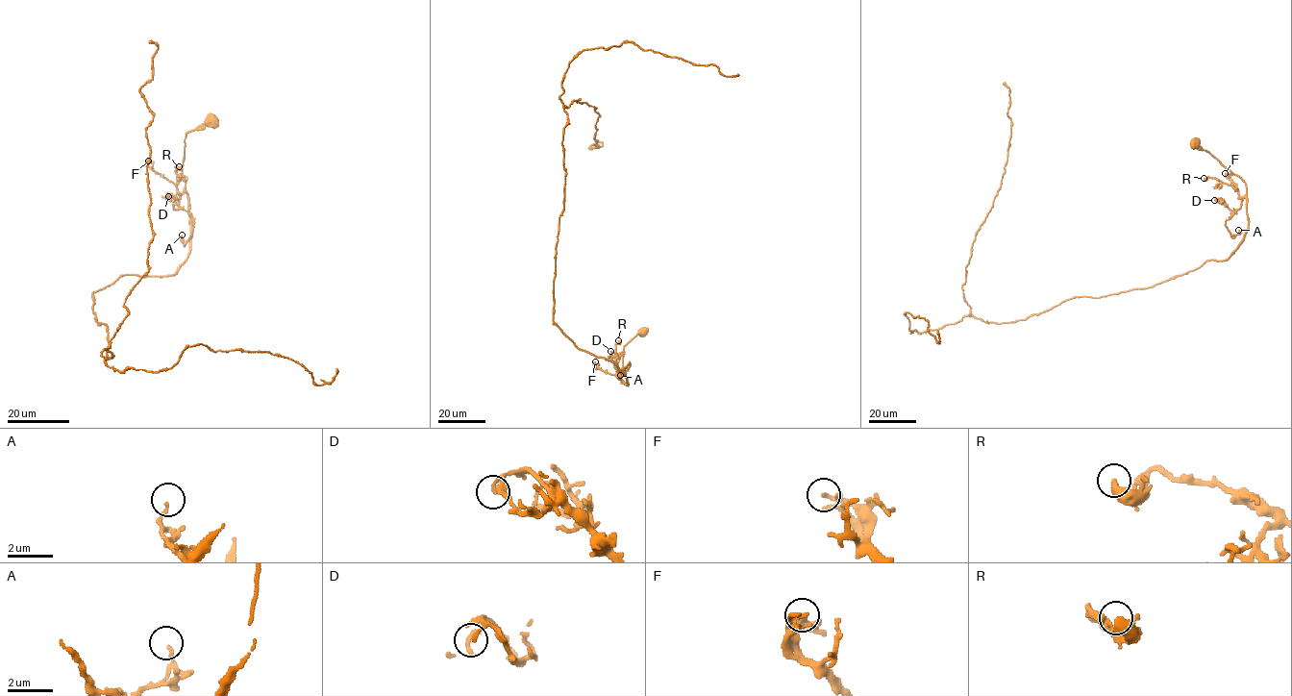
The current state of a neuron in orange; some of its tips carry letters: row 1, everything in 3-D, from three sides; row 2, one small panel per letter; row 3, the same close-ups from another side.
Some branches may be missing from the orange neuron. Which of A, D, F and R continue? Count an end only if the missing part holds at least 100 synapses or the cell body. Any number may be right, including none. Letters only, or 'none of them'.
none of them

